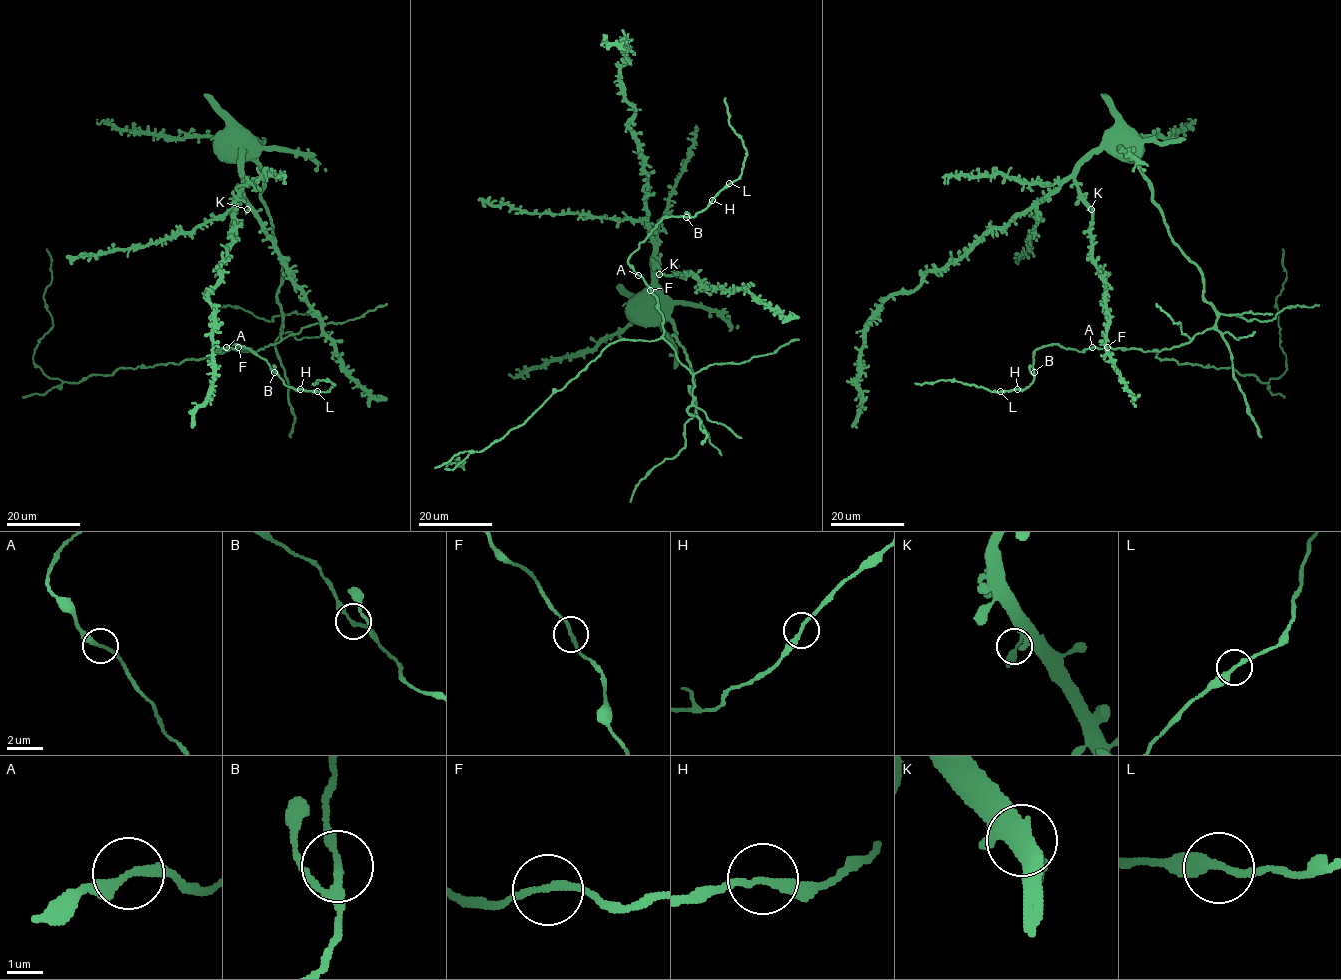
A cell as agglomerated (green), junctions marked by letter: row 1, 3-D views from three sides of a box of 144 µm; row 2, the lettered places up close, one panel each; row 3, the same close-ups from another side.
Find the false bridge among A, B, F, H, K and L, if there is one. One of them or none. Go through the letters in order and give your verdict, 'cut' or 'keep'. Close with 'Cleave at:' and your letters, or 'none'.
A: keep
B: keep
F: keep
H: keep
K: keep
L: keep
Cleave at: none

